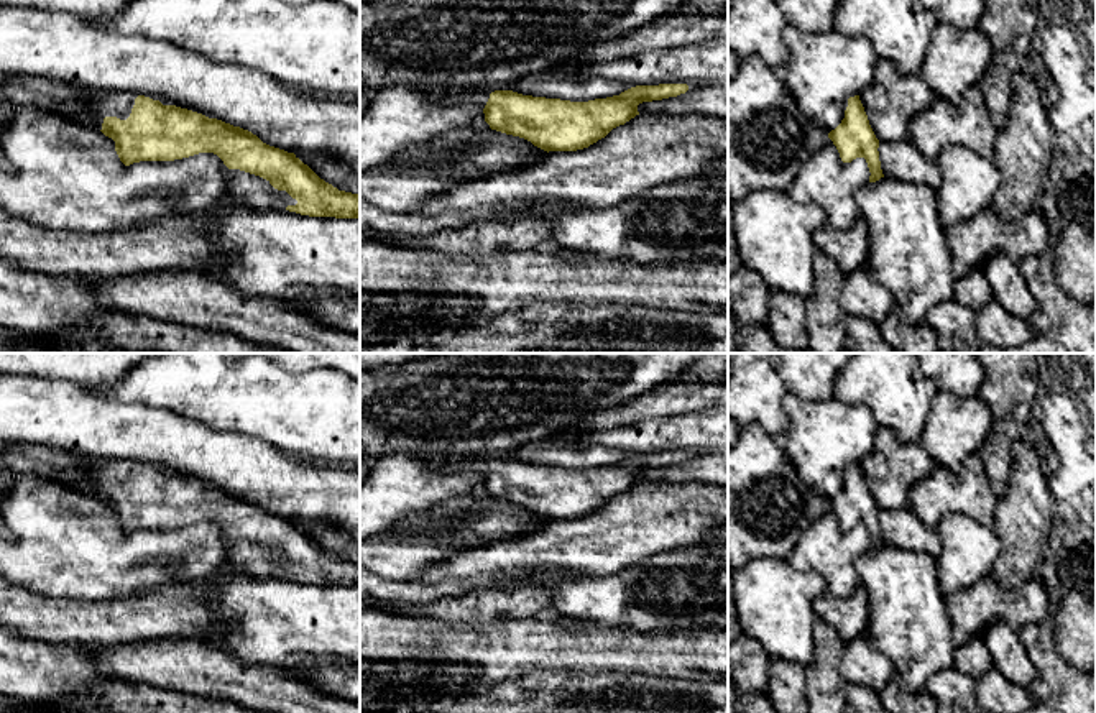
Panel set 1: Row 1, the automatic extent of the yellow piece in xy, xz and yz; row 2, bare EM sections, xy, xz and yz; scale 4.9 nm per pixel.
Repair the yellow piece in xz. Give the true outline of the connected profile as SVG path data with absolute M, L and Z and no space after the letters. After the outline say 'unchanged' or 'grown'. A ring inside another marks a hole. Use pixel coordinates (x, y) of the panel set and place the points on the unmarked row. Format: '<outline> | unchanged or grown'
M687 452L636 453L619 463L570 470L491 457L452 458L437 468L445 473L472 472L485 481L491 498L524 506L549 521L588 516L639 483L639 472L687 458Z | grown

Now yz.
M859 463L848 467L845 486L828 501L843 531L864 526L869 536L869 550L884 545L879 529L879 508L876 506Z | unchanged

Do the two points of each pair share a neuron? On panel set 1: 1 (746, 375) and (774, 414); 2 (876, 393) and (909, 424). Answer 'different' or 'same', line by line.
1: same
2: same

